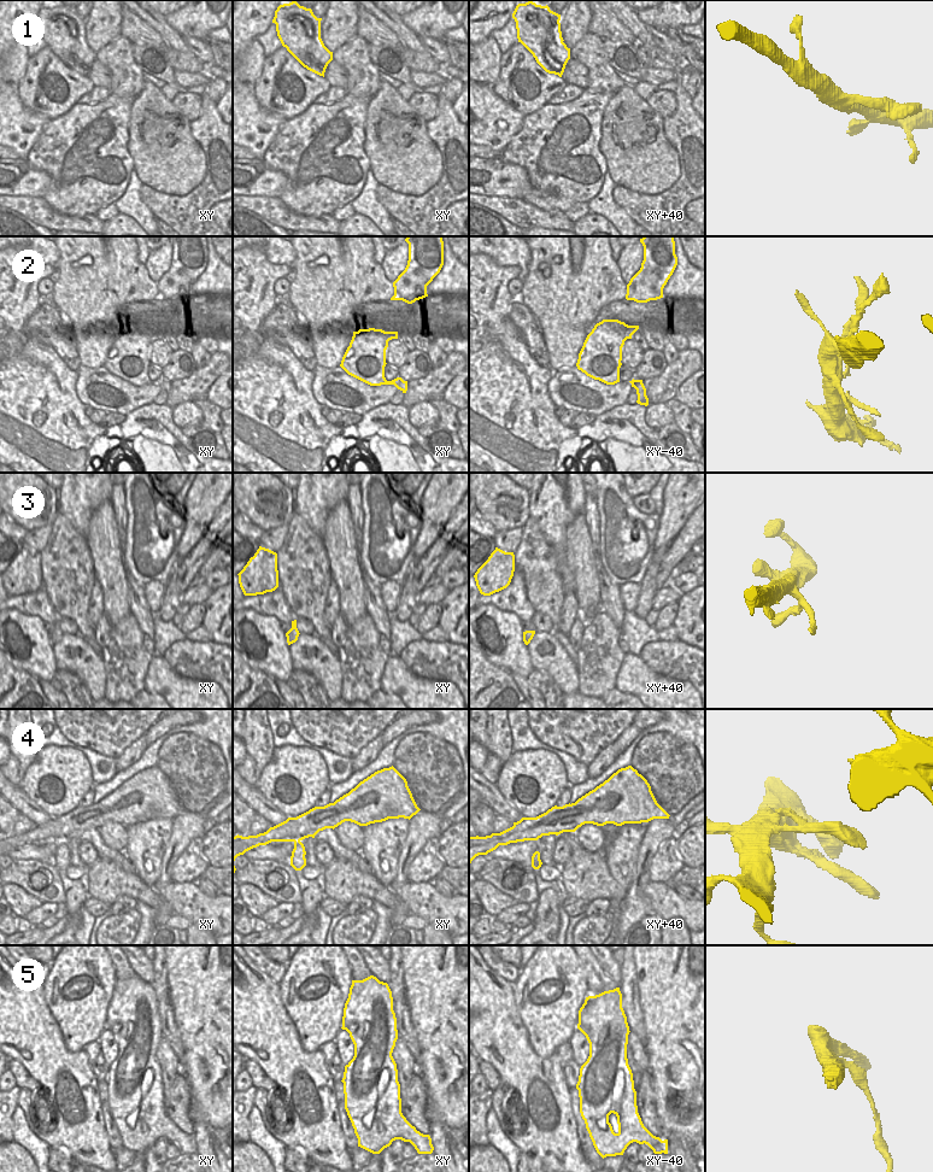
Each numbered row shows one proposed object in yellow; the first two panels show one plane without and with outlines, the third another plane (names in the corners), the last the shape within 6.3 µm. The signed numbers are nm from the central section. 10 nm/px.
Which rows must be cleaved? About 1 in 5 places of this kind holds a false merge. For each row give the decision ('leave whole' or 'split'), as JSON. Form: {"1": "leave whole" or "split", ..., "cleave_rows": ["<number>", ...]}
{"1": "leave whole", "2": "leave whole", "3": "leave whole", "4": "leave whole", "5": "split", "cleave_rows": ["5"]}

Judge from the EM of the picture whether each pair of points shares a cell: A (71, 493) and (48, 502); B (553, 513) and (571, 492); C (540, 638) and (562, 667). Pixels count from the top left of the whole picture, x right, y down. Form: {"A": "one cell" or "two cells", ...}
{"A": "two cells", "B": "one cell", "C": "one cell"}

